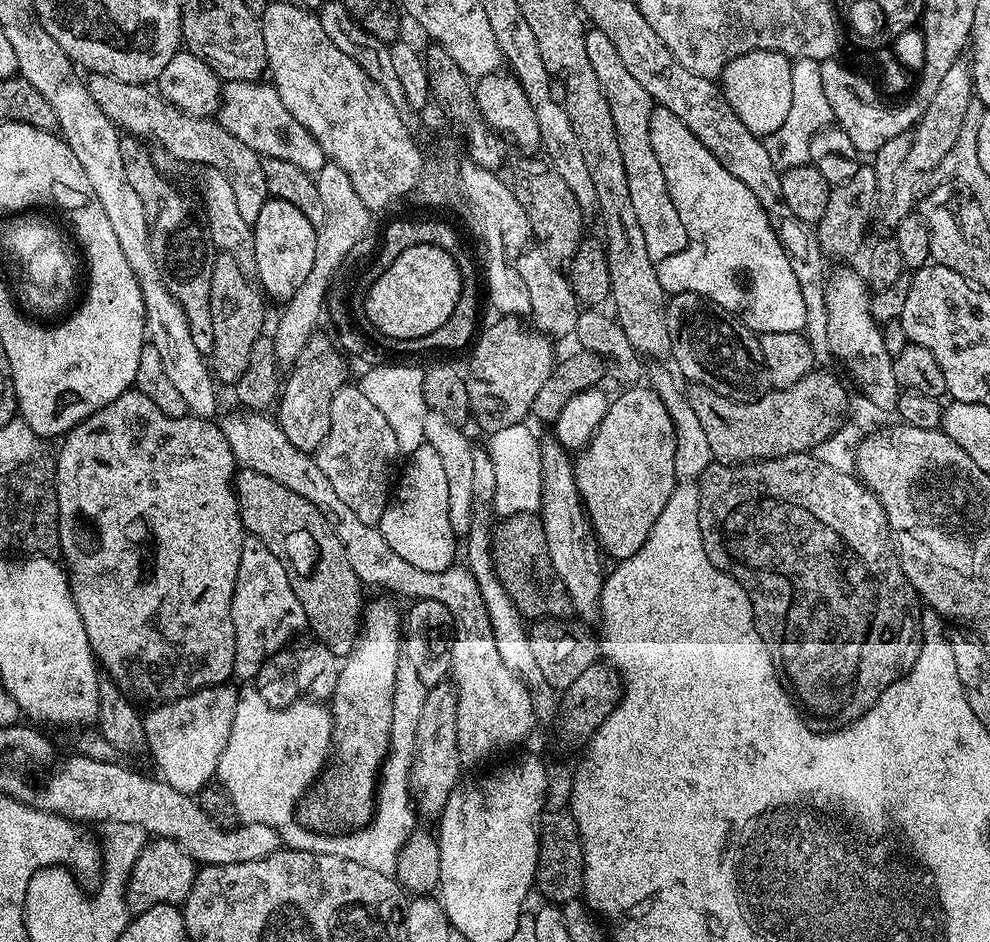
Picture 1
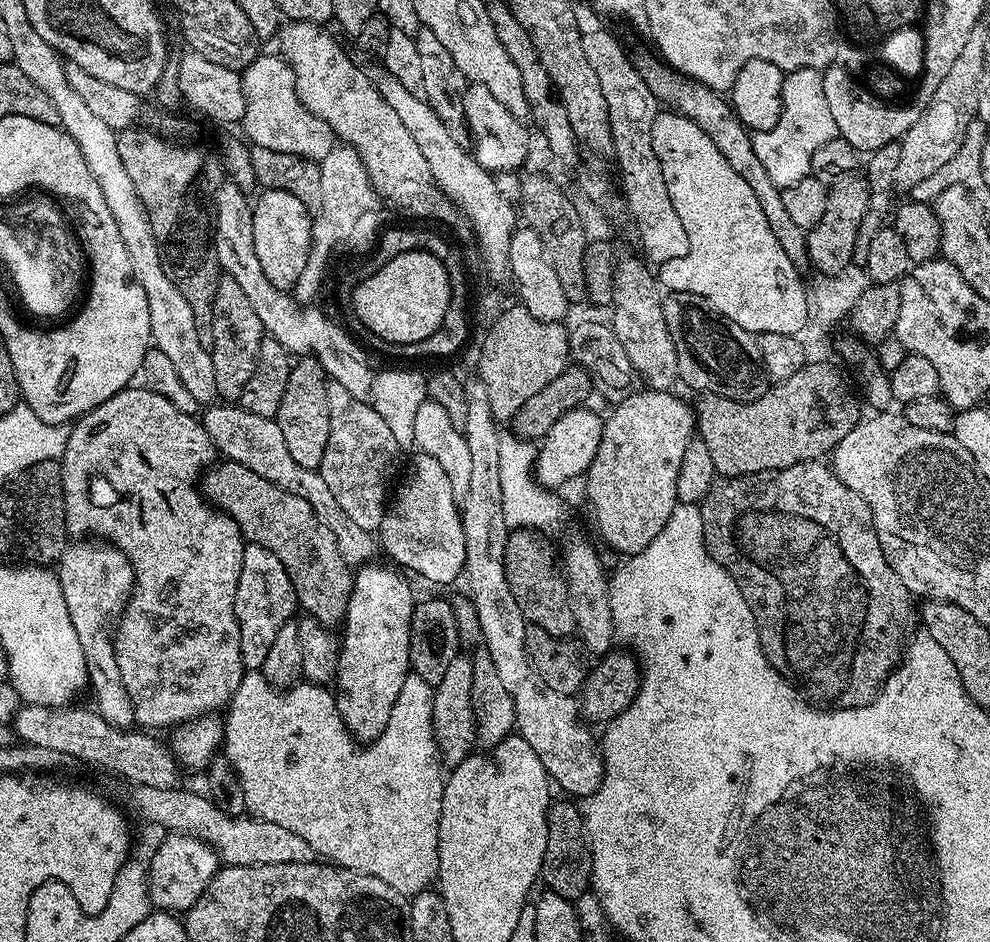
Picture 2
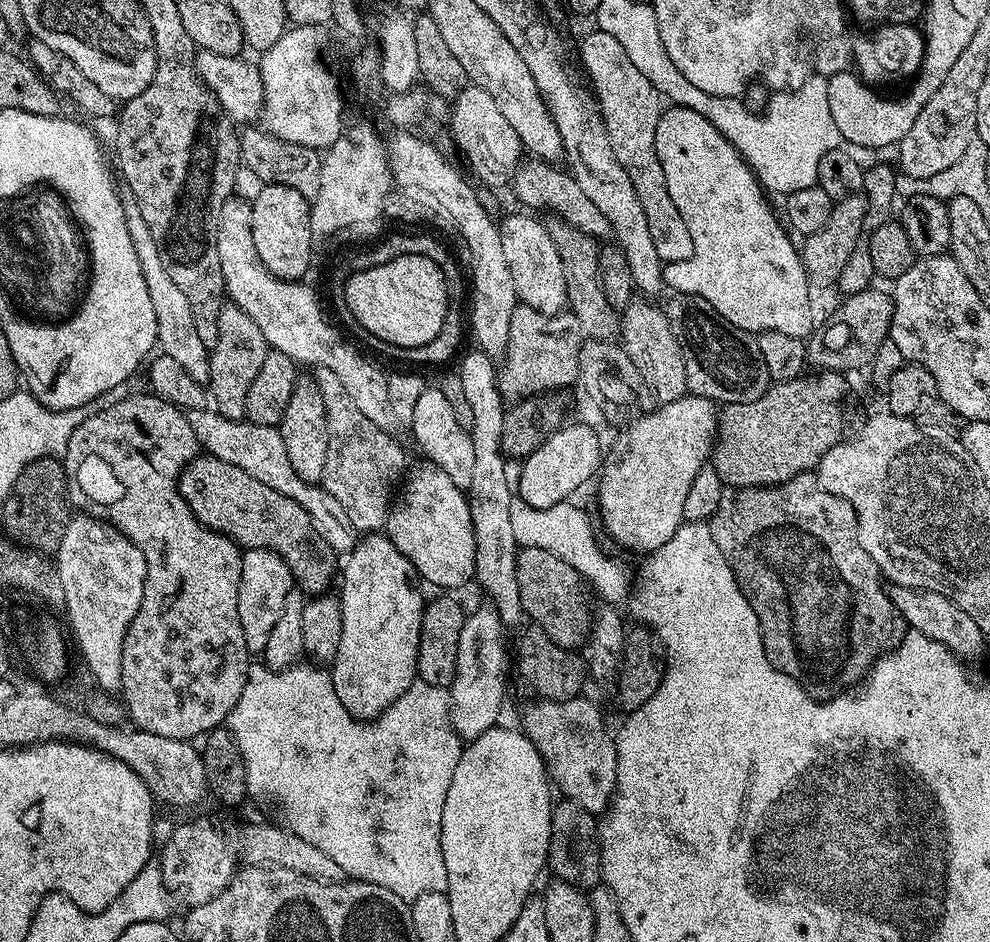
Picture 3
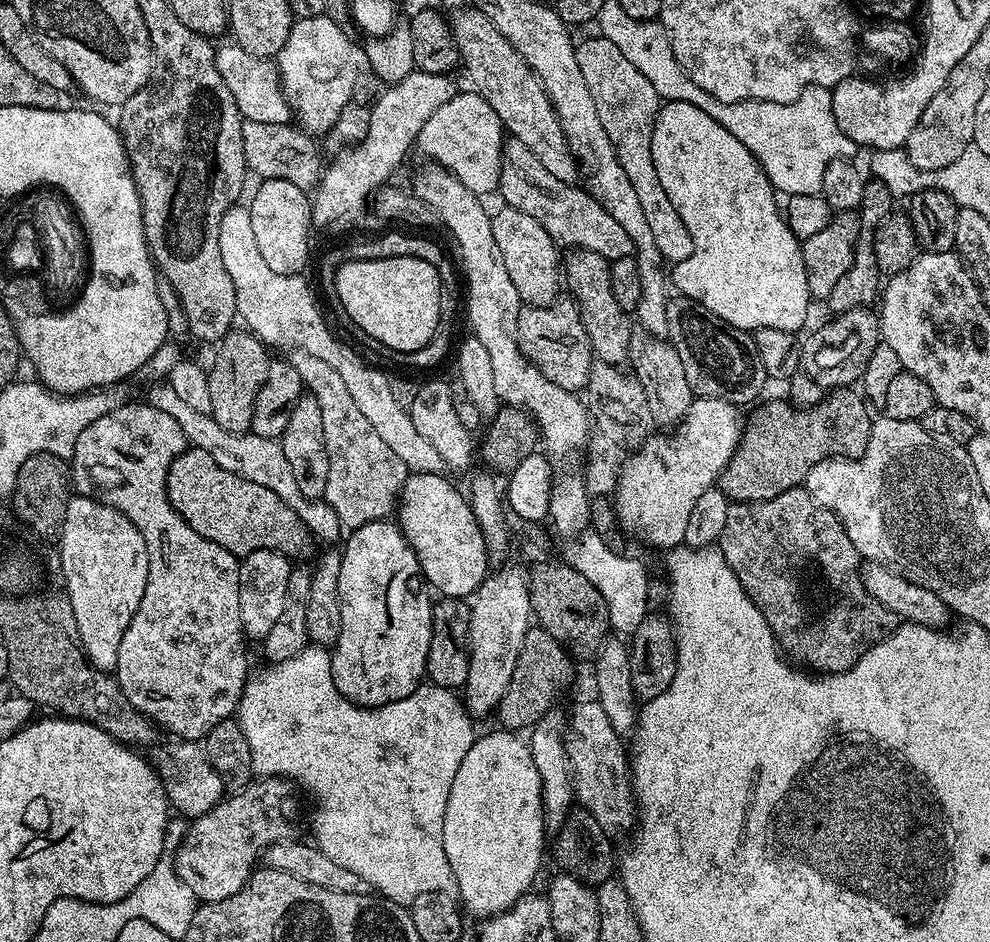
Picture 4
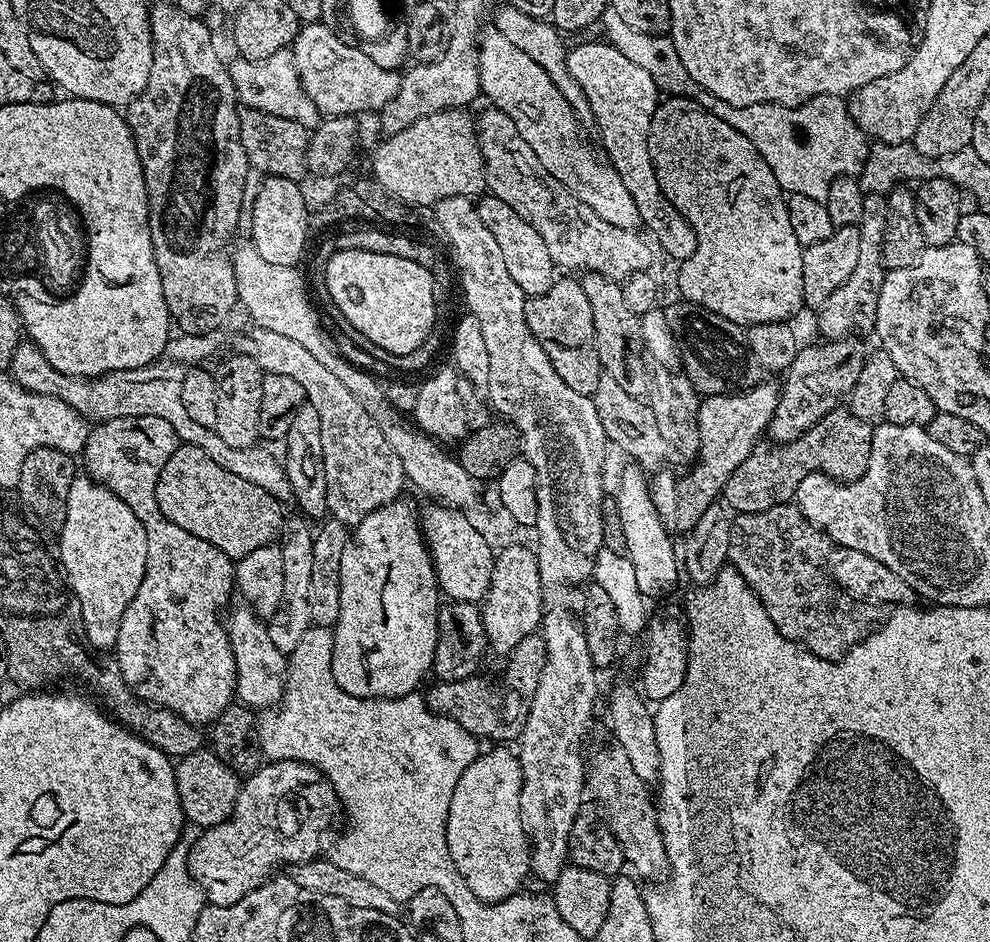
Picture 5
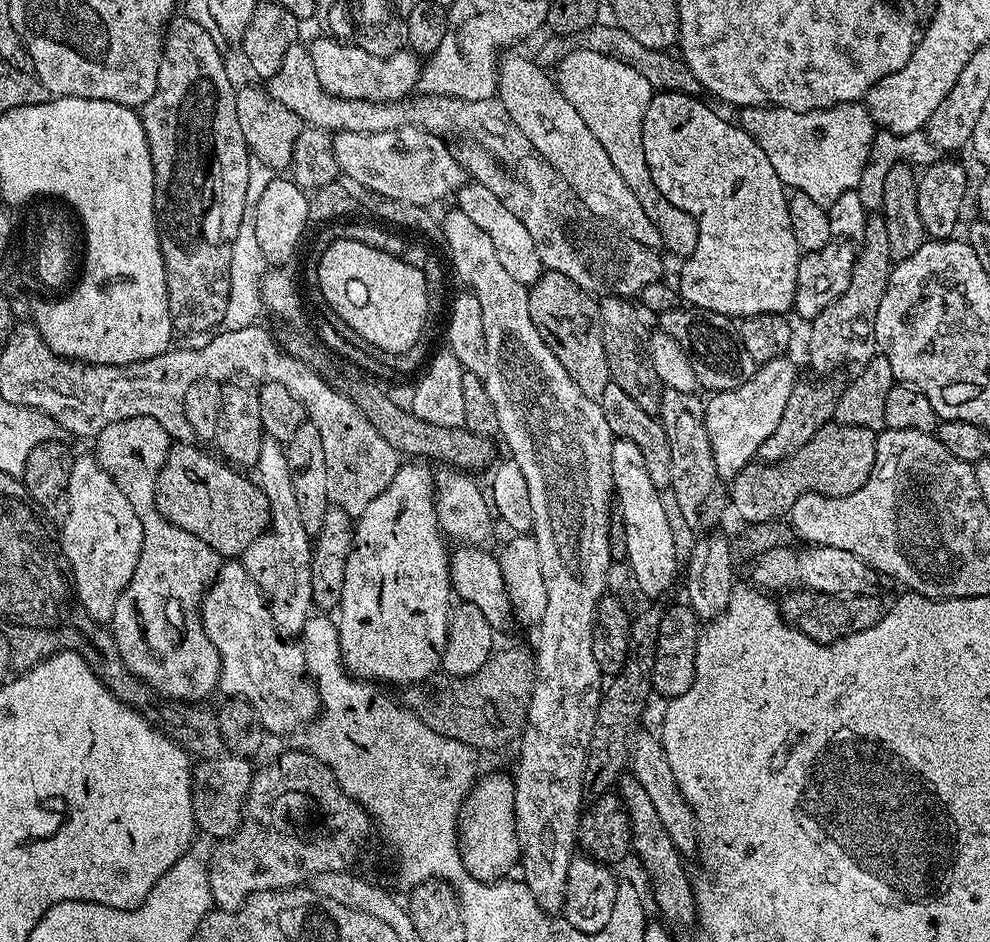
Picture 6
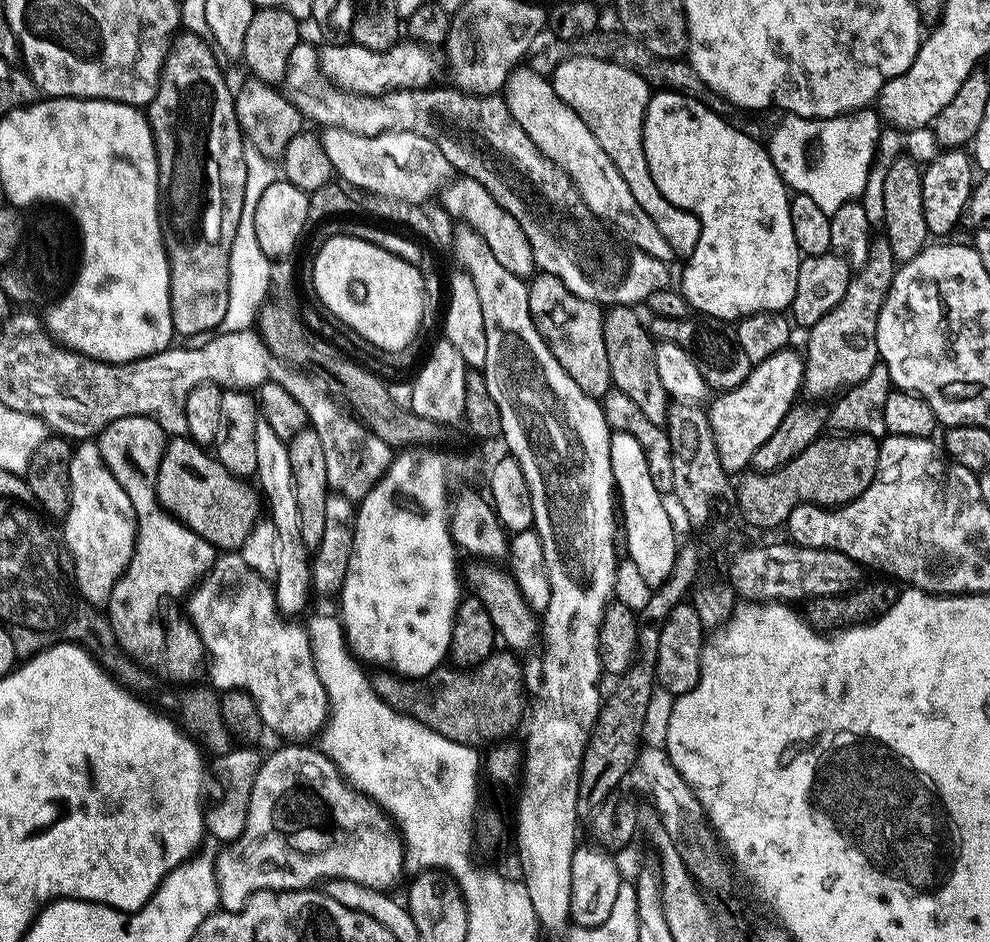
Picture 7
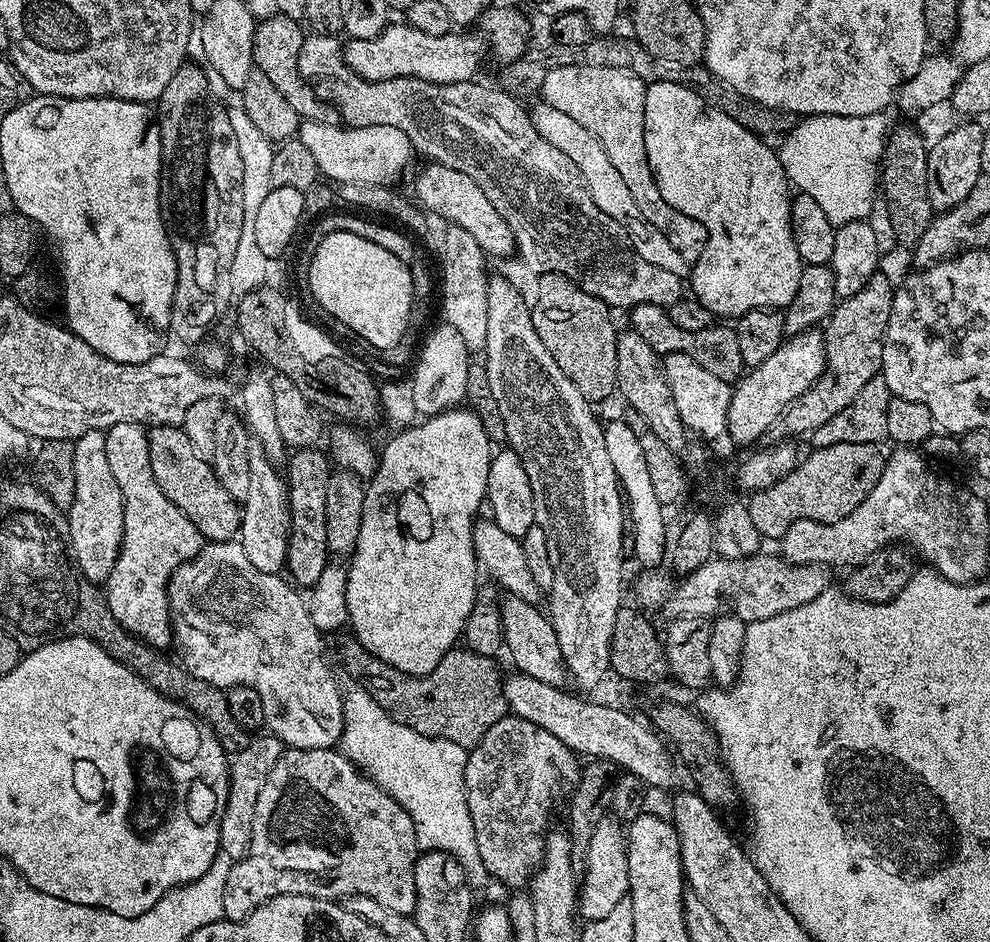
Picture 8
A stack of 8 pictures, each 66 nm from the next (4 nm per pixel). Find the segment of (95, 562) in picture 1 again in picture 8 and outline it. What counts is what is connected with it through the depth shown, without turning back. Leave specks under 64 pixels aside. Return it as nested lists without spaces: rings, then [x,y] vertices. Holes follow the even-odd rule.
[[[118,422],[104,432],[106,459],[110,461],[110,471],[114,473],[114,482],[118,482],[118,490],[122,490],[124,503],[124,537],[114,570],[110,570],[106,581],[106,599],[110,614],[118,618],[125,630],[150,647],[164,650],[167,649],[167,644],[171,645],[174,640],[168,614],[168,583],[171,582],[178,566],[193,560],[206,541],[198,526],[194,526],[194,522],[190,522],[190,518],[186,518],[186,514],[182,514],[182,510],[178,510],[178,506],[174,506],[174,502],[170,502],[170,498],[162,494],[154,478],[148,433],[149,429],[145,425],[134,422]]]

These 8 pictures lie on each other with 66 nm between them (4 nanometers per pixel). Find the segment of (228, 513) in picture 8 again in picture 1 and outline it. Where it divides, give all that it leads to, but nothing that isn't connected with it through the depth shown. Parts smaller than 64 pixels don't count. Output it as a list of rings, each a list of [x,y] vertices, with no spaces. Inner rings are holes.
[[[246,466],[237,471],[234,487],[245,533],[261,540],[270,554],[282,562],[282,570],[290,578],[290,590],[298,594],[298,602],[306,610],[308,628],[316,635],[313,637],[334,650],[336,656],[347,656],[360,635],[366,595],[330,521],[314,502],[306,502],[302,494],[294,494],[282,482],[274,482],[274,478],[266,478],[266,474],[258,474]]]

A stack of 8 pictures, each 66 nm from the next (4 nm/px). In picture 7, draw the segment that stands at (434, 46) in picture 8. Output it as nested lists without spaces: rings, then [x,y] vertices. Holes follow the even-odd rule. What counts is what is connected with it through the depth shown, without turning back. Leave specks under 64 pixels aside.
[[[411,38],[401,39],[399,42],[391,44],[384,52],[370,50],[361,44],[345,42],[345,44],[328,44],[325,48],[319,49],[320,65],[324,72],[336,84],[347,88],[351,92],[361,92],[364,96],[381,96],[384,92],[394,92],[398,88],[427,88],[435,85],[440,76],[440,60],[435,56],[433,49],[429,45],[417,43]]]

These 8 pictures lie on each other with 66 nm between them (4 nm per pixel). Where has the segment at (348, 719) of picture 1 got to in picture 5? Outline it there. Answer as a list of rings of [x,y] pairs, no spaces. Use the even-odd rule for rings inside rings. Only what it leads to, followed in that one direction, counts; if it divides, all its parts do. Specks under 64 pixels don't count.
[[[399,498],[382,506],[373,513],[366,515],[362,522],[351,529],[346,550],[342,550],[342,586],[340,587],[340,618],[334,625],[332,633],[332,669],[334,670],[334,682],[346,690],[346,694],[354,694],[354,698],[366,698],[367,700],[393,700],[399,696],[405,696],[417,691],[421,686],[420,679],[426,677],[432,670],[432,659],[438,642],[438,614],[442,603],[440,585],[436,583],[436,571],[432,565],[432,559],[428,553],[428,547],[424,545],[424,534],[420,530],[420,518],[418,508],[415,508],[406,498]]]

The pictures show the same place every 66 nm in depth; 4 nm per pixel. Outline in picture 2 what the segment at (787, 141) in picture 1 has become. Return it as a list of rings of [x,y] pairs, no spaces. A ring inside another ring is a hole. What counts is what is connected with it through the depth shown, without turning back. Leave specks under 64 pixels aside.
[[[803,68],[787,73],[780,95],[778,122],[770,130],[751,133],[754,154],[758,154],[758,162],[762,162],[767,177],[778,189],[794,186],[794,182],[809,176],[818,146],[837,139],[834,117],[826,103],[826,93],[822,91],[823,77],[824,73],[819,68]]]

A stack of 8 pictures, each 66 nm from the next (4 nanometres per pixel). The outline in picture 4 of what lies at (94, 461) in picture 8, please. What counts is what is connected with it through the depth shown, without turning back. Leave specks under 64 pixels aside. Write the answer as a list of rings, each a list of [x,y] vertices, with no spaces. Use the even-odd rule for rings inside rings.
[[[76,494],[66,506],[66,518],[58,537],[58,551],[70,606],[74,610],[74,622],[78,622],[80,645],[99,672],[112,672],[118,662],[118,646],[122,646],[122,634],[126,634],[142,602],[142,594],[146,594],[146,578],[150,570],[146,542],[130,518],[106,506],[101,500]]]

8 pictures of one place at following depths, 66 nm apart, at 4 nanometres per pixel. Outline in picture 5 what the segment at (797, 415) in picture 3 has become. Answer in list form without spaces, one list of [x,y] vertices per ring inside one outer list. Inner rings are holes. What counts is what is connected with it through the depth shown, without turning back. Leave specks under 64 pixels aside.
[[[841,406],[810,426],[806,434],[794,438],[794,442],[761,442],[748,455],[746,462],[730,474],[722,493],[723,503],[736,514],[770,510],[770,506],[789,503],[796,495],[798,482],[811,472],[821,472],[841,482],[857,480],[870,462],[872,430],[873,425],[862,422],[862,418]]]

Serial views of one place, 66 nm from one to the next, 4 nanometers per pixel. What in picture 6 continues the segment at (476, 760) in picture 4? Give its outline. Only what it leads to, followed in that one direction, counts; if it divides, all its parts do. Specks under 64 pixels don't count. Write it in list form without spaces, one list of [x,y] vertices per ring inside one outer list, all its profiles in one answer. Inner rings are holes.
[[[488,772],[479,777],[468,789],[462,815],[458,821],[460,861],[474,878],[496,882],[520,863],[520,843],[516,833],[514,810],[514,780],[511,775]]]

